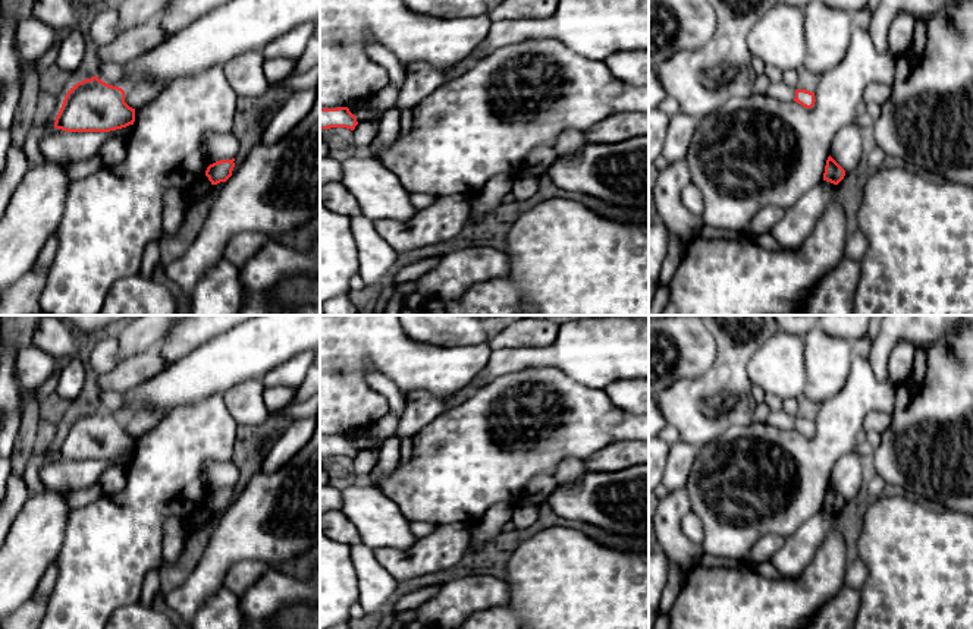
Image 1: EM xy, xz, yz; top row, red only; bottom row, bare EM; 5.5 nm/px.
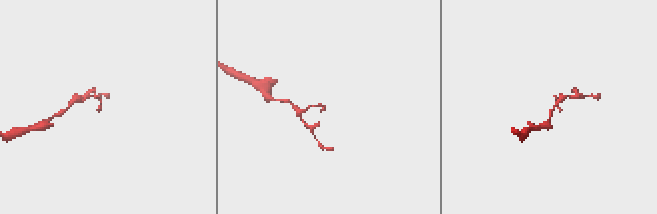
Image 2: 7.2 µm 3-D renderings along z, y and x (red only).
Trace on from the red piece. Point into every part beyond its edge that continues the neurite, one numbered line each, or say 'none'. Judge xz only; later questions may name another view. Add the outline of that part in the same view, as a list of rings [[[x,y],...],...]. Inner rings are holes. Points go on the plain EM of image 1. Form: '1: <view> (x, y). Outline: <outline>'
none

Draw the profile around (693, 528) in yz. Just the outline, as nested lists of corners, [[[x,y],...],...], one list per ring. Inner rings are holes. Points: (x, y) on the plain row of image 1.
[[[694,512],[685,513],[682,519],[682,532],[688,537],[690,541],[696,544],[703,544],[706,540],[706,531]]]

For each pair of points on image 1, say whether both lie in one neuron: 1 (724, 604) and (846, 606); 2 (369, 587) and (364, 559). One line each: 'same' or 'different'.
1: different
2: same

